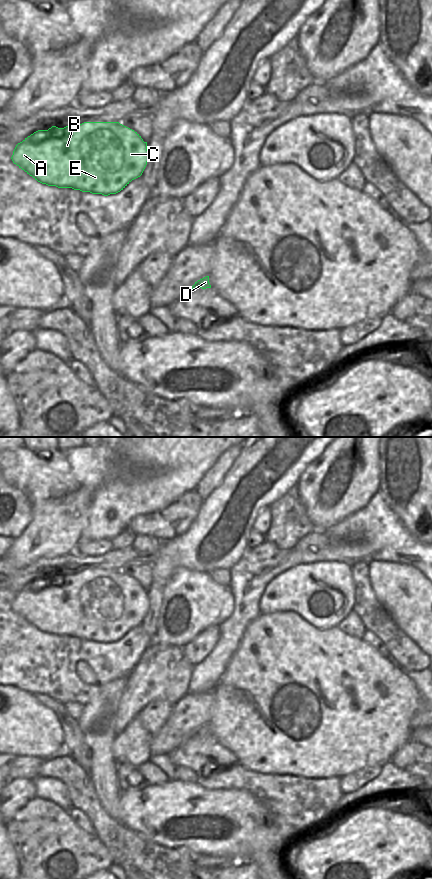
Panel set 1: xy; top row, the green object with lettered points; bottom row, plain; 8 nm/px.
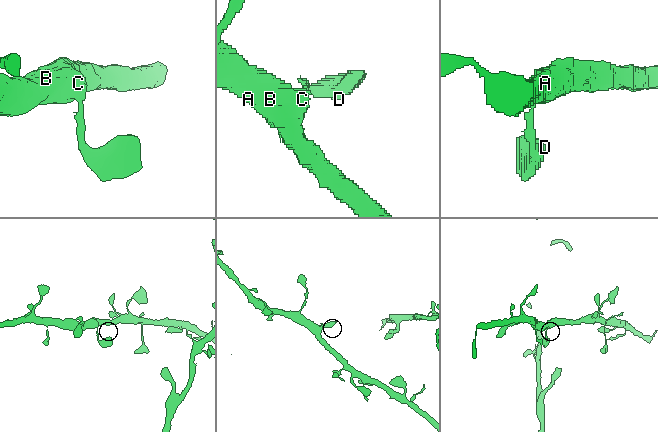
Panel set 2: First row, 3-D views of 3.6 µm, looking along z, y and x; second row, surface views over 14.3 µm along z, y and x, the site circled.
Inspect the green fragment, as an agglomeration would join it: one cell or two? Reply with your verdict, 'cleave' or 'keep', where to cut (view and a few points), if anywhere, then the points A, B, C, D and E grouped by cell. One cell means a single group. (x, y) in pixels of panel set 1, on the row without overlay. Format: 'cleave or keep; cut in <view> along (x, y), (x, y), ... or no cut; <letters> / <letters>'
keep; no cut; A B C D E

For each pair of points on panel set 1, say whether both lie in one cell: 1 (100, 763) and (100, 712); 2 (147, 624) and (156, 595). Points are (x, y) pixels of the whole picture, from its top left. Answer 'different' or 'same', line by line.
1: same
2: same

